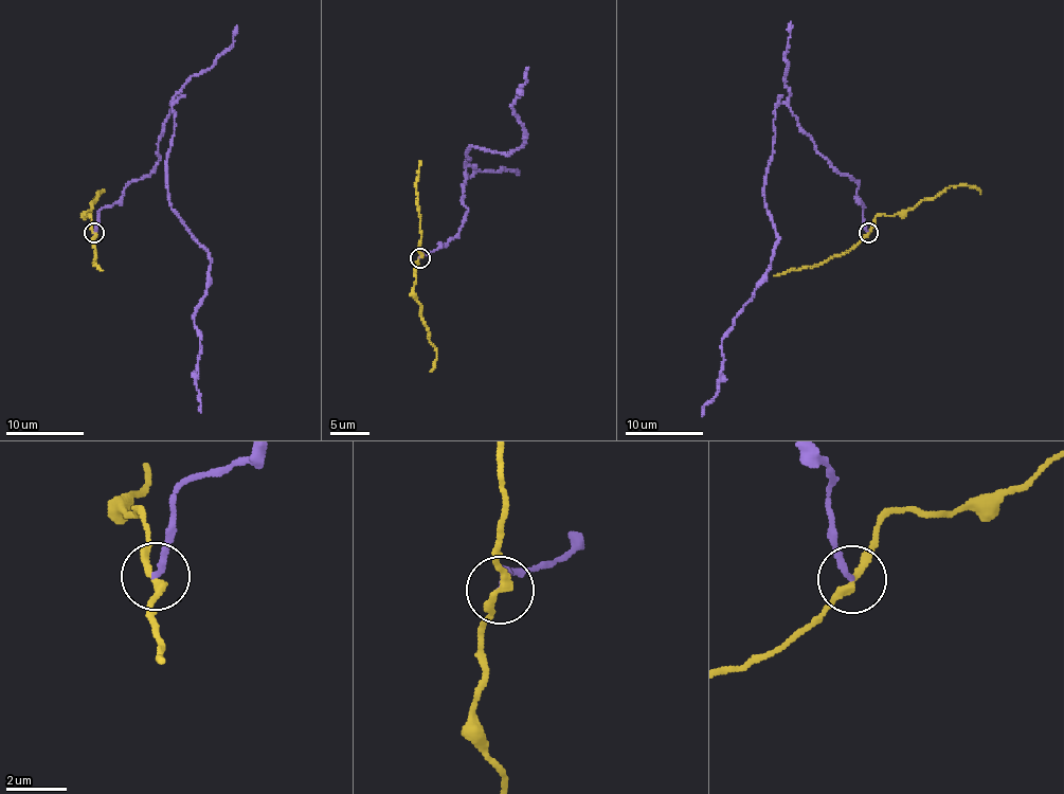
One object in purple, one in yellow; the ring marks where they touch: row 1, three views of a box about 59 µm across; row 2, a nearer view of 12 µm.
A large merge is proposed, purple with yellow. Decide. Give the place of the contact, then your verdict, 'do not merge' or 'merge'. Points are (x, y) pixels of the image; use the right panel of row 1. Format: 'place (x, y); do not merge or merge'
place (868, 233); do not merge

